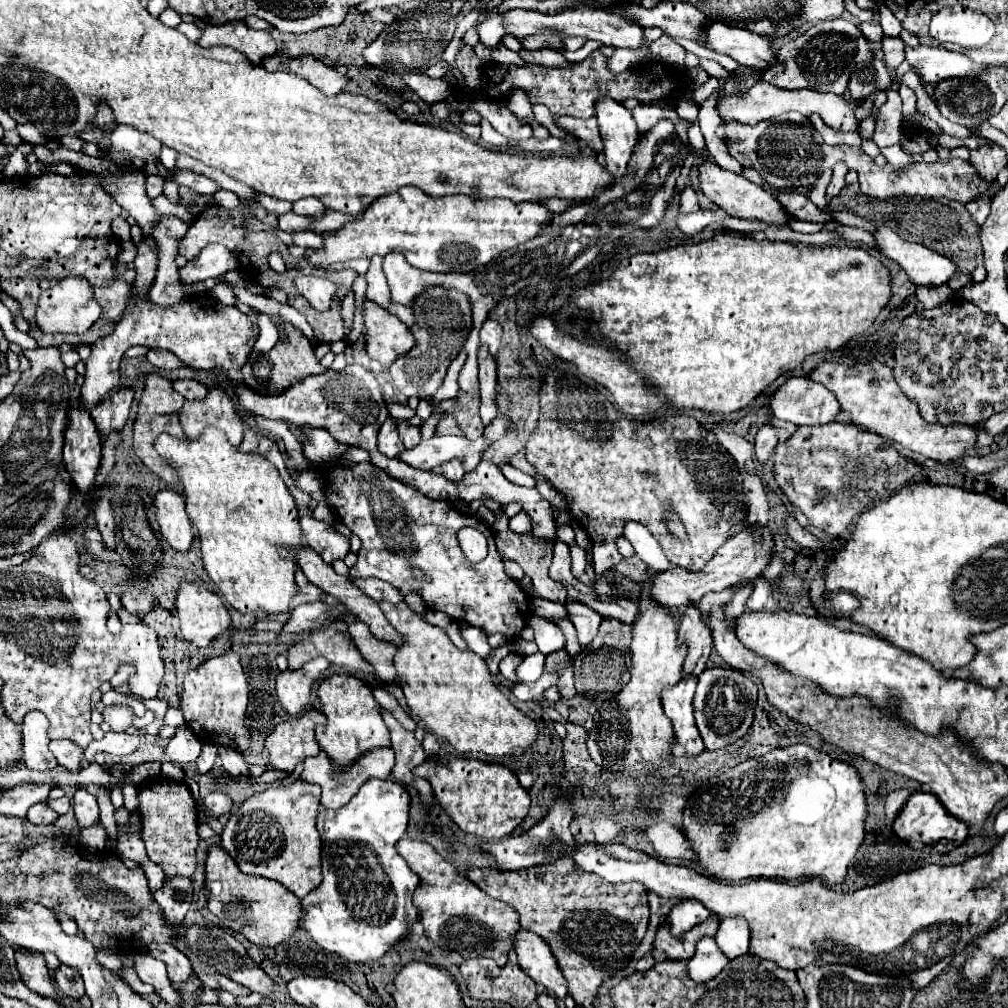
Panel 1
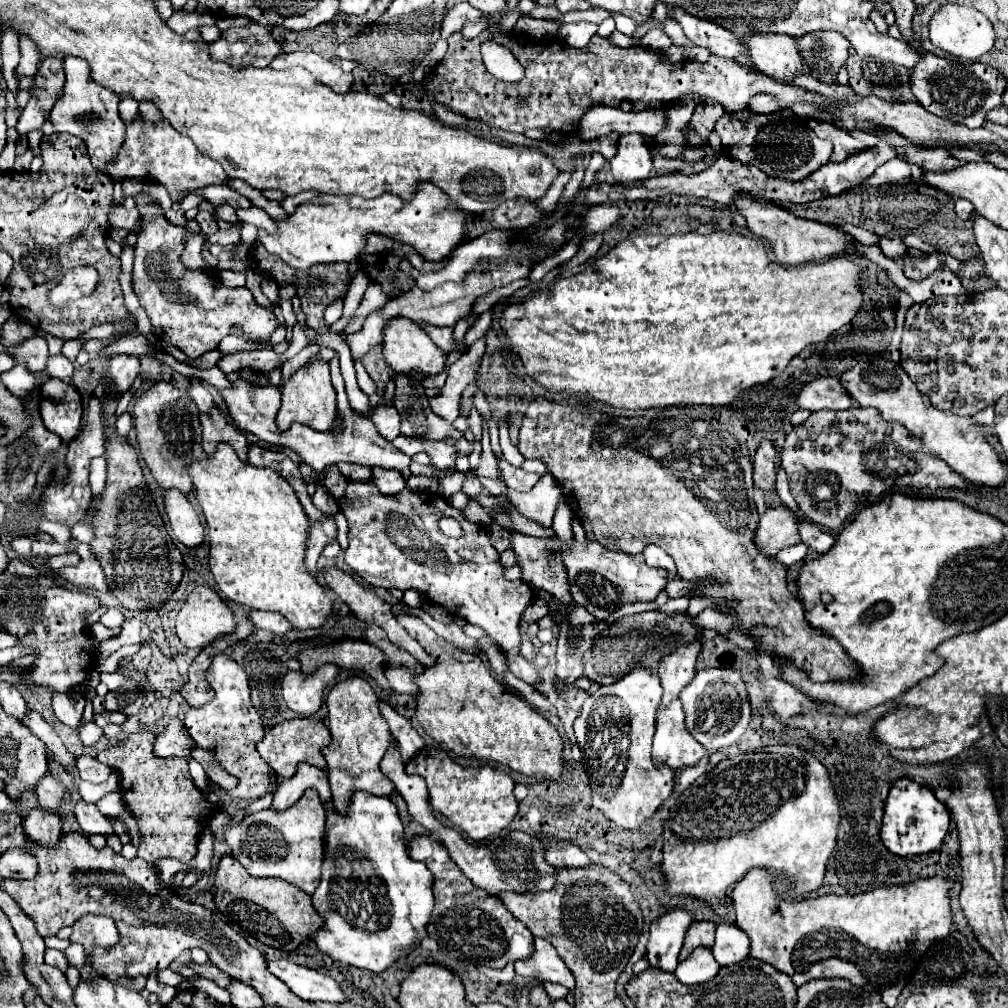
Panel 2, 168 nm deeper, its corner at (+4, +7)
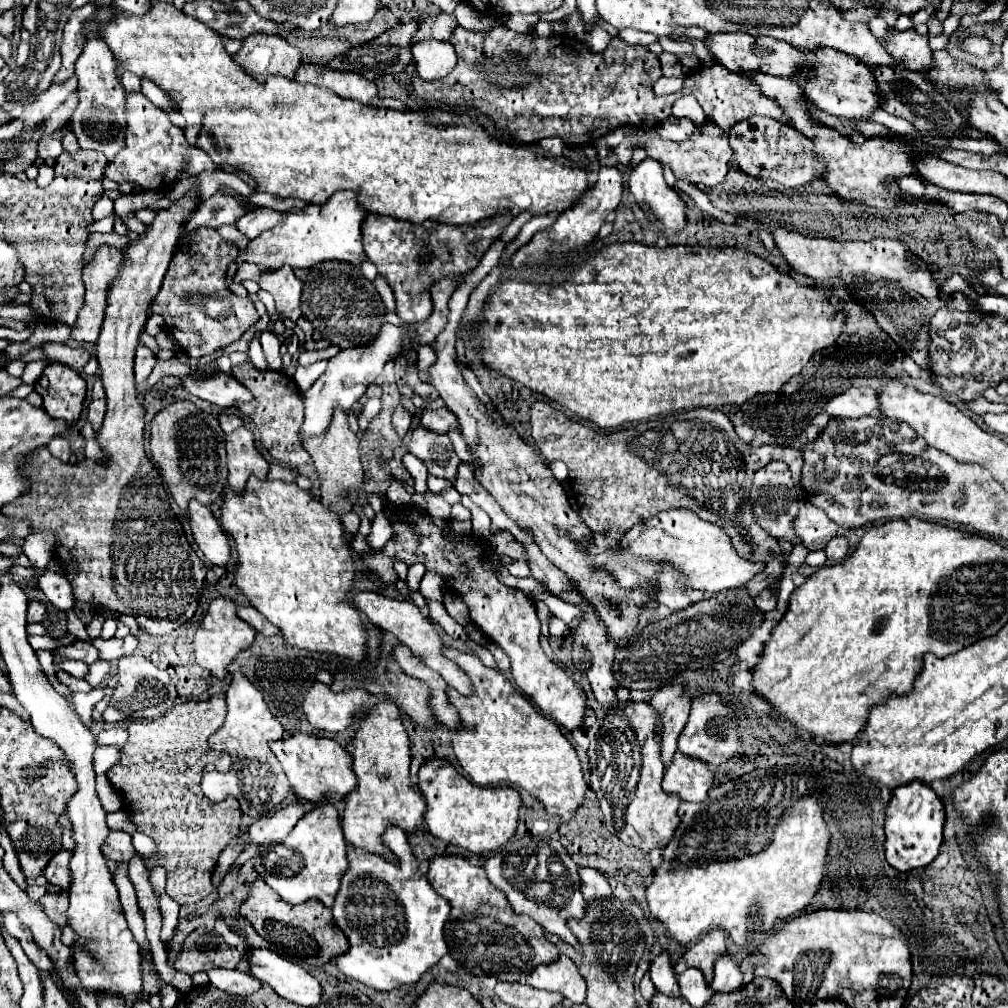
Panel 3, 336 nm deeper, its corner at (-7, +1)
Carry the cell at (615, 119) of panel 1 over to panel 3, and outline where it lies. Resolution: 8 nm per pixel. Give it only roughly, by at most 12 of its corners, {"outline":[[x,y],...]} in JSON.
{"outline":[[641,160],[629,192],[663,228],[683,230],[685,202],[661,162]]}

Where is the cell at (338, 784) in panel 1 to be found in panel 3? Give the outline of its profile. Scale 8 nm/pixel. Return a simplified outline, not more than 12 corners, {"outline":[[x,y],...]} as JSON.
{"outline":[[291,802],[249,826],[249,844],[283,842],[307,812]]}

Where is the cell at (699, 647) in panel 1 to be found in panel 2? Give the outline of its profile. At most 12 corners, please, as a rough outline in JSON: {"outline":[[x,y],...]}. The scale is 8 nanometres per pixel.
{"outline":[[700,638],[662,656],[662,704],[678,698],[696,674]]}

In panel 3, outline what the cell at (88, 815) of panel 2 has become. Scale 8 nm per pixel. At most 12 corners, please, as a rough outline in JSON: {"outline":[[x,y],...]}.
{"outline":[[109,830],[103,854],[113,862],[135,856],[131,834]]}

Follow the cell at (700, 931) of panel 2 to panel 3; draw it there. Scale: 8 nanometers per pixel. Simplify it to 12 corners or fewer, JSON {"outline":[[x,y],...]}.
{"outline":[[711,930],[681,954],[675,972],[699,968],[711,982],[725,934]]}

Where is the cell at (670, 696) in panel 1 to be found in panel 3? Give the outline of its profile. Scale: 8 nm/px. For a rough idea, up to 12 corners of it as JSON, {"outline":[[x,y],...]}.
{"outline":[[675,754],[663,790],[703,802],[713,786],[707,762]]}

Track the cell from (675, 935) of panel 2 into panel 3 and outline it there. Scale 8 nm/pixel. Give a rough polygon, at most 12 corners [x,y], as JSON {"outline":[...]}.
{"outline":[[669,950],[651,962],[649,974],[659,992],[679,996]]}

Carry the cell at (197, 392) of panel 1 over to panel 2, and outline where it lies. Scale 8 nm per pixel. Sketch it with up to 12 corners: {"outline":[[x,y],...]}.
{"outline":[[202,384],[190,388],[200,412],[214,408],[212,394]]}

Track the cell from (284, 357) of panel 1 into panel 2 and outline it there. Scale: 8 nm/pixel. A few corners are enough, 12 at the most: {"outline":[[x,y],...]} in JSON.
{"outline":[[314,356],[280,388],[276,426],[344,430],[328,362]]}

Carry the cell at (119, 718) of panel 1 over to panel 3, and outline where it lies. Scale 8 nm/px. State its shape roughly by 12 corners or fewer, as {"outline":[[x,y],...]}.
{"outline":[[123,726],[105,728],[97,742],[101,746],[127,742],[127,730]]}

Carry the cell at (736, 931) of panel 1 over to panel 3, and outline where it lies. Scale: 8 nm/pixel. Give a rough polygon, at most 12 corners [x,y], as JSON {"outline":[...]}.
{"outline":[[725,952],[715,962],[715,992],[731,992],[753,980]]}

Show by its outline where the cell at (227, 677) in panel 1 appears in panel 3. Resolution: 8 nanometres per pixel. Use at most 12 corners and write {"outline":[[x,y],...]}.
{"outline":[[233,672],[227,718],[209,738],[237,782],[211,782],[213,802],[243,814],[283,806],[291,790],[269,740],[283,736],[263,694]]}

